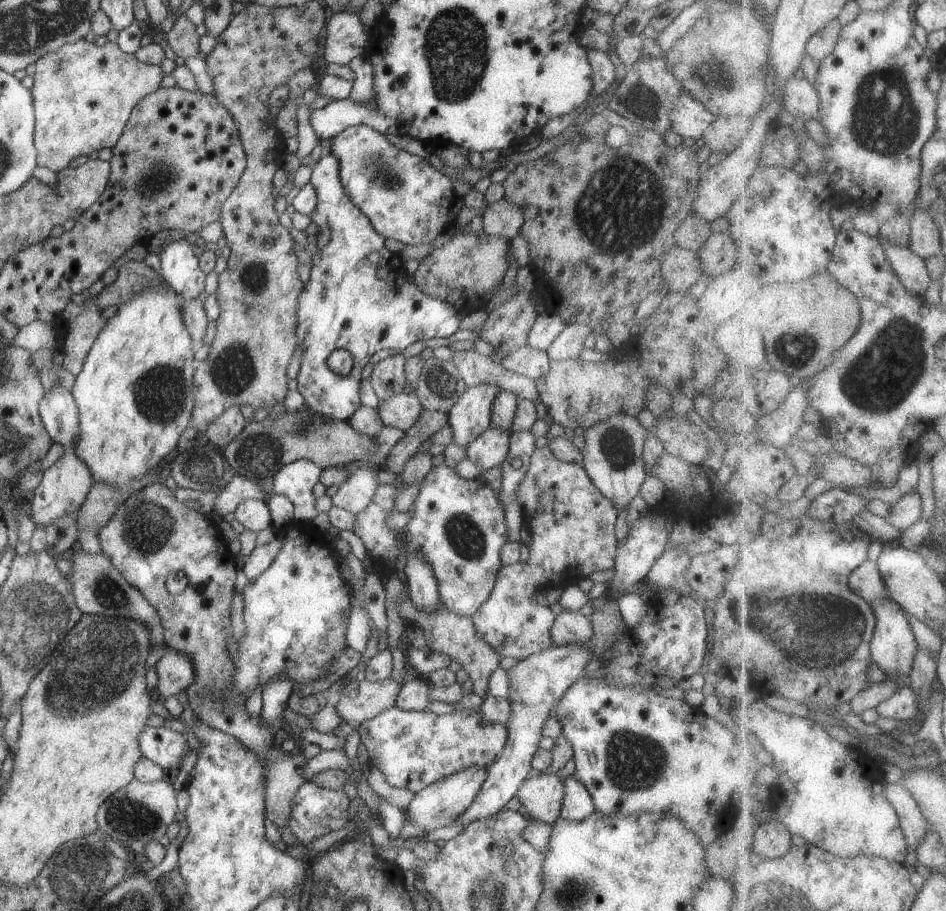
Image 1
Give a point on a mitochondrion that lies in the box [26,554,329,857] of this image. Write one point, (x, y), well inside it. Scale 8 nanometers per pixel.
(102, 677)

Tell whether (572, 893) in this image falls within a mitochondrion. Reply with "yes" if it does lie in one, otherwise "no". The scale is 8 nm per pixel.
yes

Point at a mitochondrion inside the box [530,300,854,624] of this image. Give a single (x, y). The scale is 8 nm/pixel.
(617, 451)

